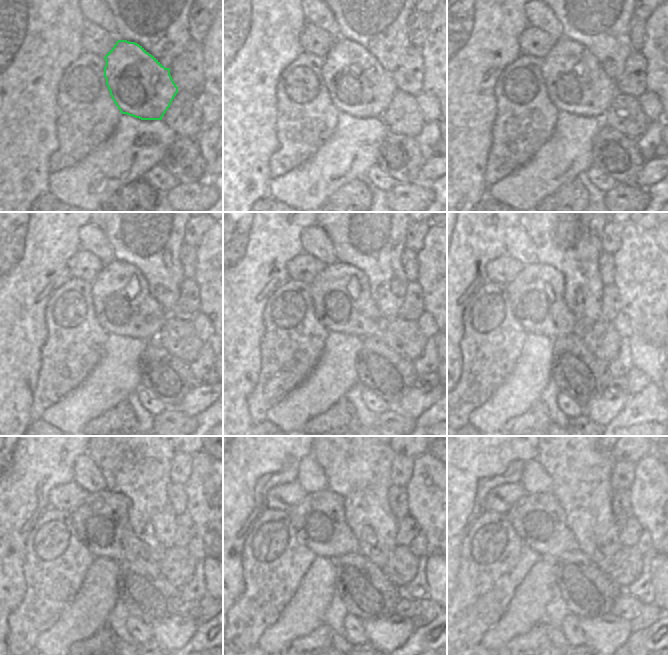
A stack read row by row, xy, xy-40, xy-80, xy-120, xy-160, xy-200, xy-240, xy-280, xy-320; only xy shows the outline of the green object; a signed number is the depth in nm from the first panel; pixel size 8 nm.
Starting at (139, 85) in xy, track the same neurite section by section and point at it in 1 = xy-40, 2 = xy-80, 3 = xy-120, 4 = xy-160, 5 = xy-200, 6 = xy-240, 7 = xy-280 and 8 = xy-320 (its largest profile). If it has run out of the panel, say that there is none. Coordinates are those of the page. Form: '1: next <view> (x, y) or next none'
1: next xy-40 (357, 84)
2: next xy-80 (575, 82)
3: next xy-120 (123, 305)
4: next xy-160 (341, 297)
5: next xy-200 (547, 307)
6: next xy-240 (101, 522)
7: next xy-280 (319, 522)
8: next xy-320 (539, 520)

